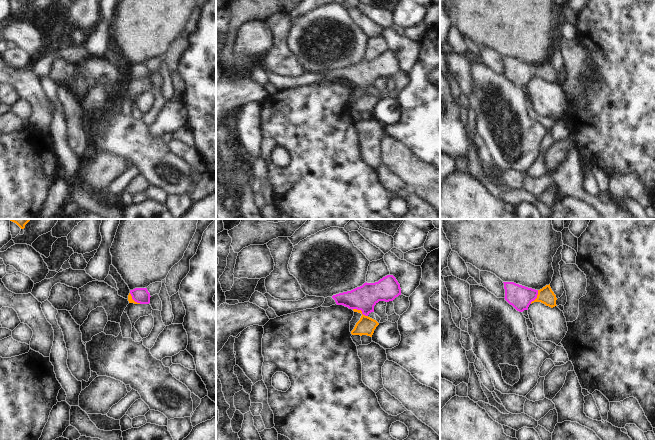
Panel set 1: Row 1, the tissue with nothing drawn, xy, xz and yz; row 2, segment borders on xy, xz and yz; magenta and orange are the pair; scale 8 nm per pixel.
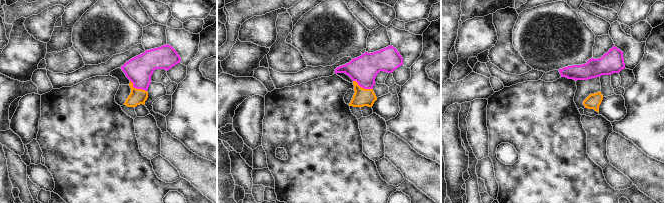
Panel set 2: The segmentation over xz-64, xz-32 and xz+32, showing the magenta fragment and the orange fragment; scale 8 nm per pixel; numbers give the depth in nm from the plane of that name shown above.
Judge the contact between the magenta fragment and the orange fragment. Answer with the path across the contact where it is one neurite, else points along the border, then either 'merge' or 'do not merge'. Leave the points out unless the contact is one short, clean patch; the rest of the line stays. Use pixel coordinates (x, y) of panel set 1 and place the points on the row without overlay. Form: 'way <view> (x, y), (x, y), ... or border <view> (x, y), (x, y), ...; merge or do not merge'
way xz (364, 74), (360, 78), (360, 85), (364, 91), (365, 102); merge

